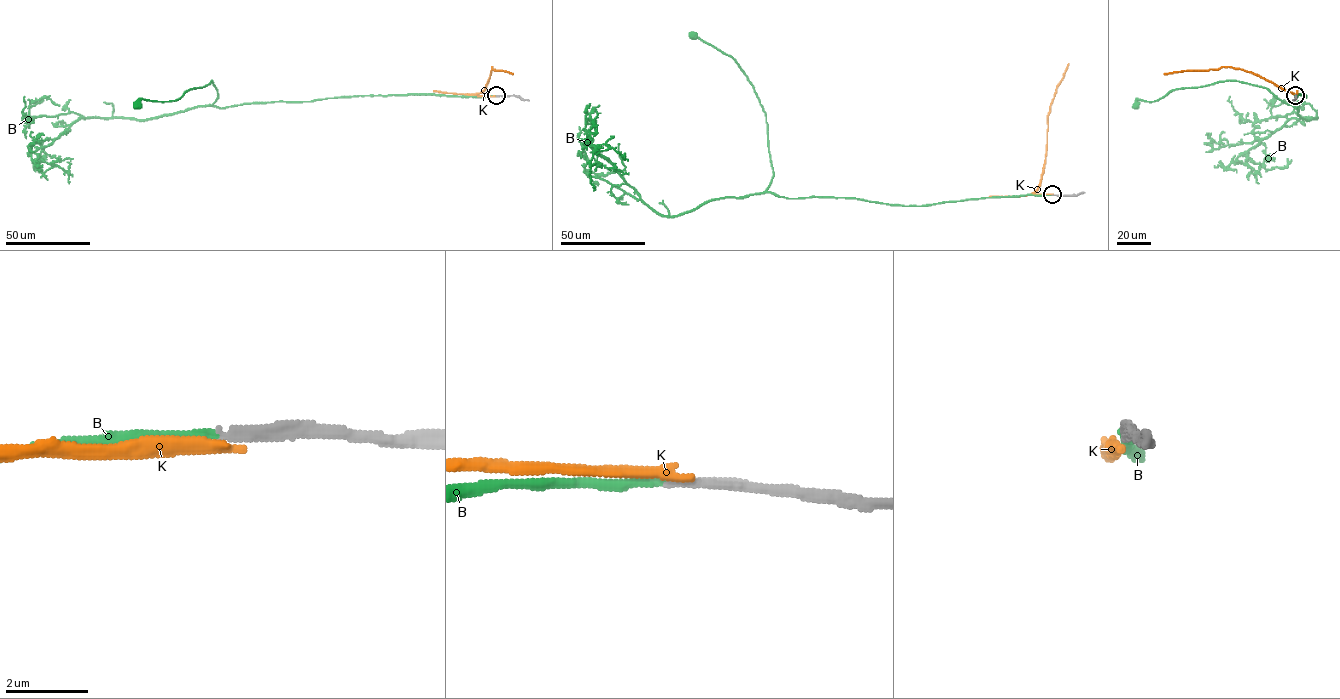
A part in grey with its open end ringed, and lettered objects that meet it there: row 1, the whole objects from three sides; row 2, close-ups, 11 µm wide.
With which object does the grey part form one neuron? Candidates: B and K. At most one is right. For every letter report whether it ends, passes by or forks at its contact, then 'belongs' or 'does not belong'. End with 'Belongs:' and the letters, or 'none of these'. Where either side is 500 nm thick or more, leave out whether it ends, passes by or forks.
B: it ends | belongs
K: it ends | does not belong
Belongs: B

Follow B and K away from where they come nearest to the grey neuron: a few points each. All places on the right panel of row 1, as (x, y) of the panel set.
B: (1295, 95), (1307, 96), (1296, 108), (1266, 88), (1228, 80), (1177, 88), (1154, 101), (1137, 99), (1135, 105)
K: (1295, 96), (1252, 72), (1229, 66), (1164, 74)

